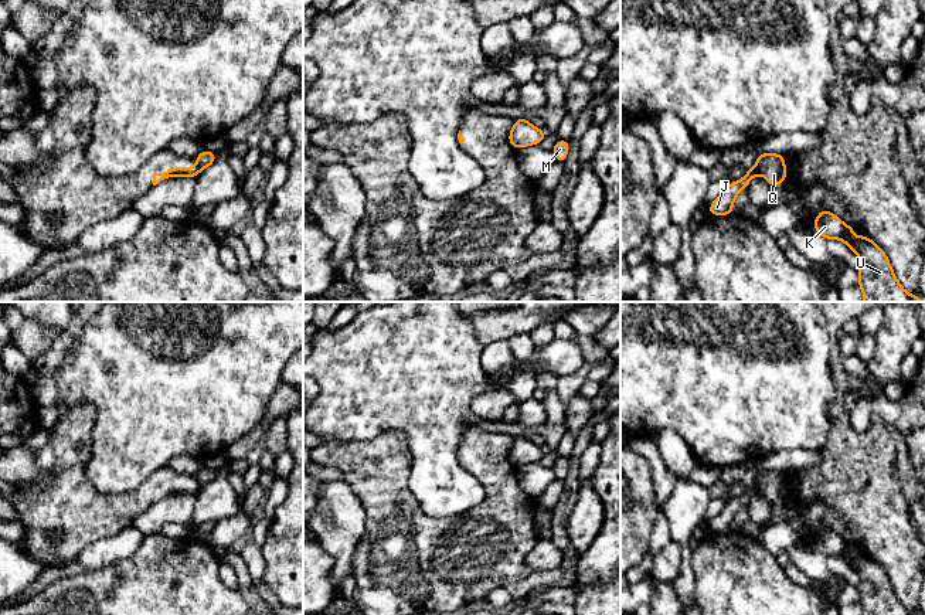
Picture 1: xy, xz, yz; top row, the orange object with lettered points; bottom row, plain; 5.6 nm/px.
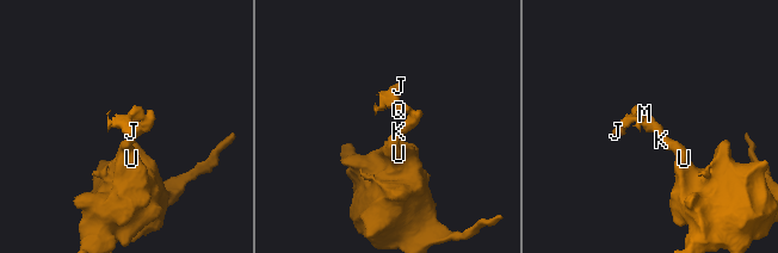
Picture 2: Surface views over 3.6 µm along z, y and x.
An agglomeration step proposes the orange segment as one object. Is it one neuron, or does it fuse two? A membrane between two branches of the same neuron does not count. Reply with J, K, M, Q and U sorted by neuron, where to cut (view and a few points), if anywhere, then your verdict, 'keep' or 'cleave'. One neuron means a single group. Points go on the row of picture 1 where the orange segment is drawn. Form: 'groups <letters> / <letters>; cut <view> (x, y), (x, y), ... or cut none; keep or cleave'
groups J / K M Q U; cut yz (755, 165), (761, 173); cleave

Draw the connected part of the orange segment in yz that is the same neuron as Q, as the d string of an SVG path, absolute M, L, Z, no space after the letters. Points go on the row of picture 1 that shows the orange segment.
M779 153L756 154L756 164L761 176L766 179L771 187L783 184L786 179L785 157Z

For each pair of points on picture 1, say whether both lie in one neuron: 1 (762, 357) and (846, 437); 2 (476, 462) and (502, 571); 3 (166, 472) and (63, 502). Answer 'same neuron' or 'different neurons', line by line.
1: different neurons
2: same neuron
3: same neuron

